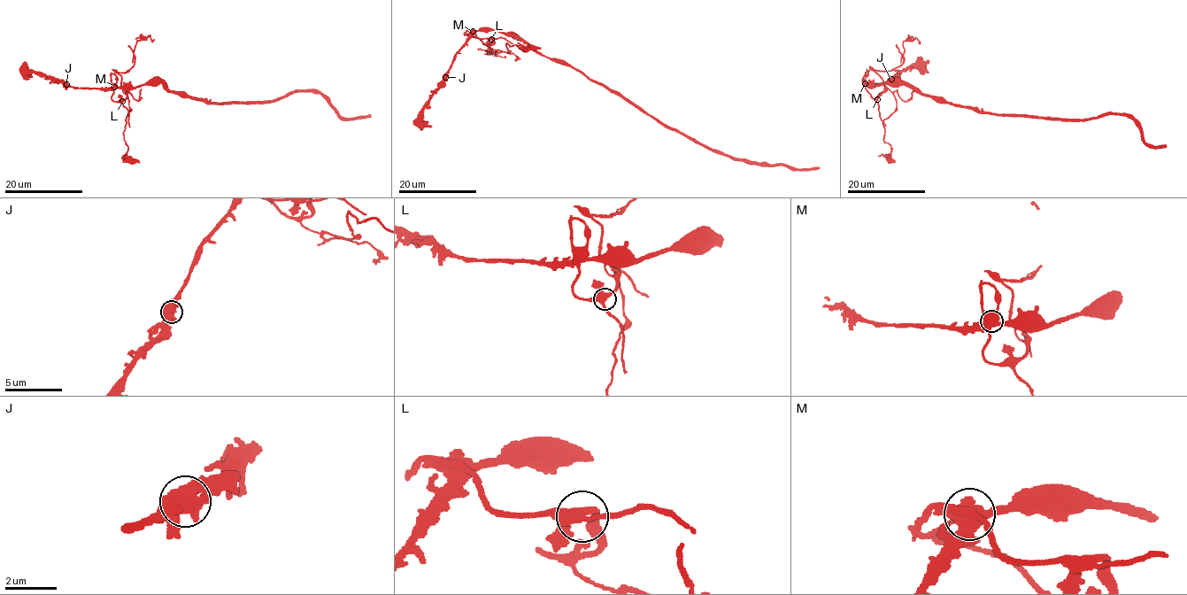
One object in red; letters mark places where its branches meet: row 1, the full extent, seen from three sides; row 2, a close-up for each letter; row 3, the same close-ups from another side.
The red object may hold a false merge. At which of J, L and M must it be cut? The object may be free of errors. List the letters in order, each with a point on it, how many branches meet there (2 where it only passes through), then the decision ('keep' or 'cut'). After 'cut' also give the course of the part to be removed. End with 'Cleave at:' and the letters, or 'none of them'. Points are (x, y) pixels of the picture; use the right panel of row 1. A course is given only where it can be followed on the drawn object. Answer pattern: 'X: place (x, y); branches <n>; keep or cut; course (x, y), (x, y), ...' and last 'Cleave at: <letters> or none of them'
J: place (891, 79); branches 5; keep
L: place (877, 99); branches 4; keep
M: place (865, 83); branches 5; cut; course (866, 83), (869, 70), (874, 72), (896, 99), (896, 111), (882, 120), (883, 140), (890, 146), (894, 163)
Cleave at: M

